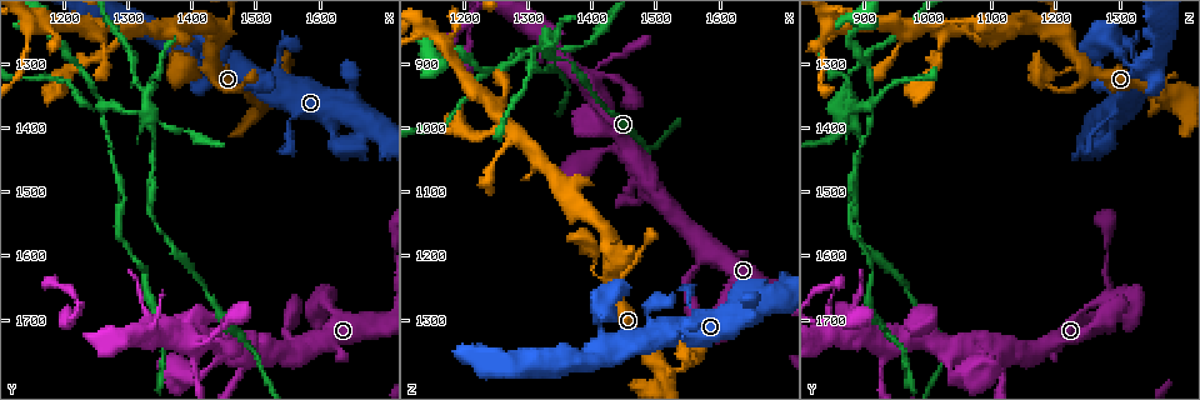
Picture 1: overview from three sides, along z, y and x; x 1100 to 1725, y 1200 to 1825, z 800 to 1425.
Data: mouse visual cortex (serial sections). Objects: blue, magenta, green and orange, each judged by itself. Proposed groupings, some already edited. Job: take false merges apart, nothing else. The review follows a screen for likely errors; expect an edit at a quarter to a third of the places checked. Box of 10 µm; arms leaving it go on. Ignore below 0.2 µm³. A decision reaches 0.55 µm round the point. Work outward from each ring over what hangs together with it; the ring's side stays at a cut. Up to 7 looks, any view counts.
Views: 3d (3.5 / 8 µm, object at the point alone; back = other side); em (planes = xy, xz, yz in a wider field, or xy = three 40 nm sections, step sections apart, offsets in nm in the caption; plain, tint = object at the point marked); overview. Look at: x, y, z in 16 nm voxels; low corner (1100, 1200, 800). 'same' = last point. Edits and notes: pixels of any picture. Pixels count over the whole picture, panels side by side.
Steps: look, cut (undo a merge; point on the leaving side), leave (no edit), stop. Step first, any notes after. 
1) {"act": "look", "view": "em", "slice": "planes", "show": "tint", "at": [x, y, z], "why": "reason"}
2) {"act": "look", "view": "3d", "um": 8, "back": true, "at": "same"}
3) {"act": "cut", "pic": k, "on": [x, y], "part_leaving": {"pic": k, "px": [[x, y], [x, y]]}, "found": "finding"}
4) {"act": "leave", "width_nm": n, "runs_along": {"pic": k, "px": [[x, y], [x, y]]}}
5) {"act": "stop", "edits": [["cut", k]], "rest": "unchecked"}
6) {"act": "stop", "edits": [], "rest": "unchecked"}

{"act": "look", "view": "em", "slice": "xy", "step": 1, "show": "tint", "at": [1335, 1385, 885]}

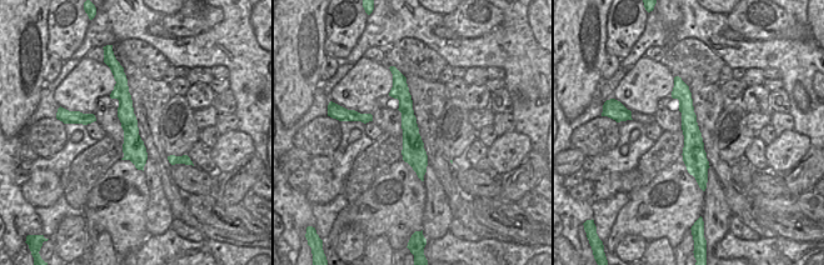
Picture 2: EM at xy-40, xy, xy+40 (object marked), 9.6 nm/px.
{"act": "look", "view": "3d", "um": 3.5, "back": true, "at": "same", "why": "wider look"}

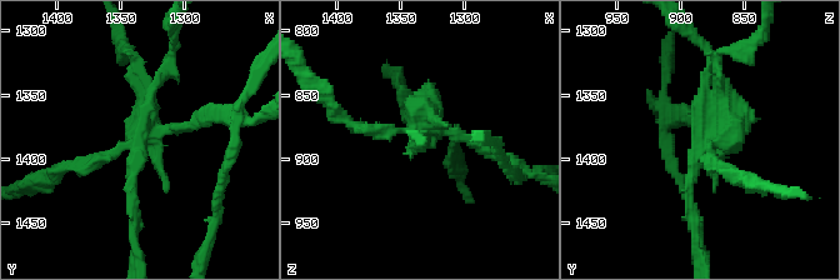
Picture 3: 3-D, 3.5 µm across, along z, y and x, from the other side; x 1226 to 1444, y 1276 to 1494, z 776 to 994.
{"act": "cut", "pic": 3, "on": [729, 50], "part_leaving": {"pic": 3, "px": [[150, 131], [235, 120], [239, 104]]}, "found": "a second cell is stuck on"}

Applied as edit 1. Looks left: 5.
{"act": "look", "view": "overview", "why": "redraw"}

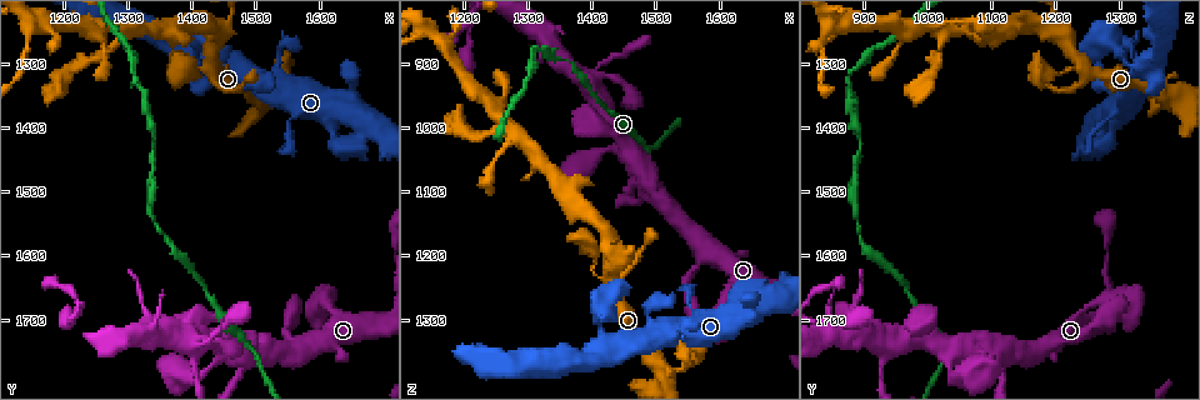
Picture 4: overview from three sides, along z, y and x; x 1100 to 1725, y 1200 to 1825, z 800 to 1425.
{"act": "look", "view": "3d", "um": 3.5, "at": [1455, 1735, 1025], "why": "four arms meet"}

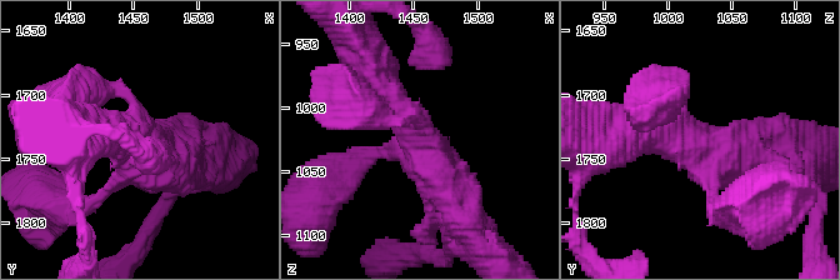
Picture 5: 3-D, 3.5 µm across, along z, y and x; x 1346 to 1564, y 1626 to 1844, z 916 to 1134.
{"act": "look", "view": "em", "slice": "xy", "step": 1, "show": "tint", "at": [1454, 1738, 1024]}

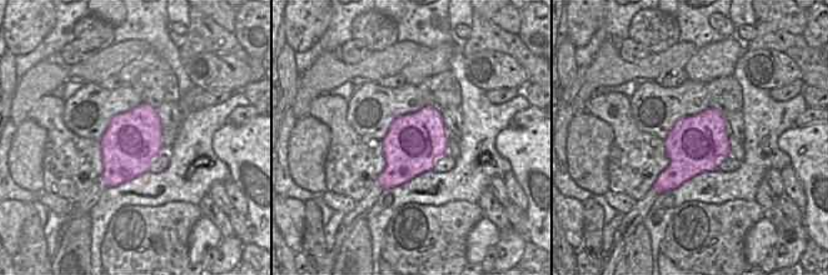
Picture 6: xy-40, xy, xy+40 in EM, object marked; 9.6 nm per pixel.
{"act": "leave", "runs_along": {"pic": 5, "px": [[466, 228], [389, 93]]}, "found": "one cell here"}

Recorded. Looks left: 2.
{"act": "look", "view": "3d", "um": 3.5, "at": [1420, 1300, 1335]}

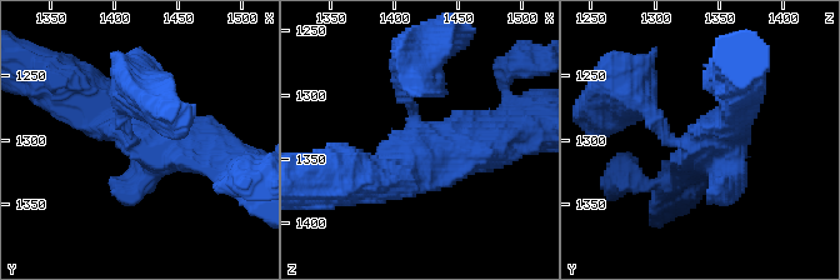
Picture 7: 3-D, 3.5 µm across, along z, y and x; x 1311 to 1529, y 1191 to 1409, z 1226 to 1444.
{"act": "look", "view": "em", "slice": "planes", "show": "tint", "at": [1418, 1302, 1334]}

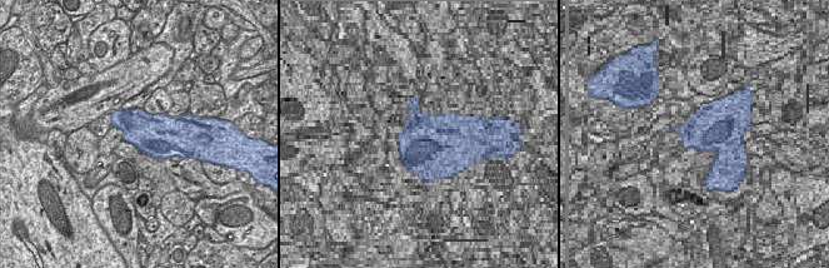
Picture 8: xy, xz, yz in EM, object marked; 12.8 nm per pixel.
{"act": "leave", "runs_along": {"pic": 7, "px": [[235, 163], [161, 148], [93, 101]]}, "found": "one cell here"}

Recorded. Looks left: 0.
{"act": "stop", "edits": [["cut", 3]], "rest": "unchecked"}

